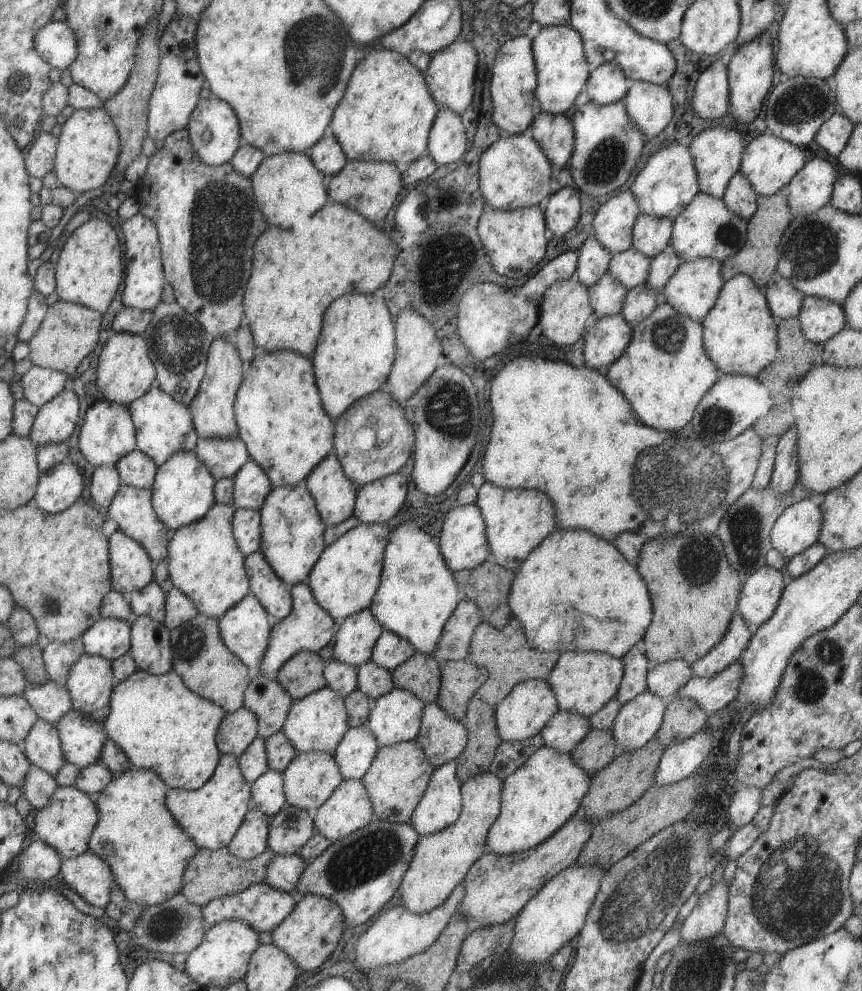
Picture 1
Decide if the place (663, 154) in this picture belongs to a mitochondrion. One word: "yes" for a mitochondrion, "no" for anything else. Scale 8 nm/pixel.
no

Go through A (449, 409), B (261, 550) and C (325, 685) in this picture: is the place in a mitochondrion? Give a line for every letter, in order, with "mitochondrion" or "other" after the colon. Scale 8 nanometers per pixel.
A: mitochondrion
B: other
C: other

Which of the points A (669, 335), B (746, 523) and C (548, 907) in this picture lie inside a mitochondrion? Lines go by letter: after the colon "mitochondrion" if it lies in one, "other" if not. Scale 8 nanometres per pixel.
A: mitochondrion
B: mitochondrion
C: other

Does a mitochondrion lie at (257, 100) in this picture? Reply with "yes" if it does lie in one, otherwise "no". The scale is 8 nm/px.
no

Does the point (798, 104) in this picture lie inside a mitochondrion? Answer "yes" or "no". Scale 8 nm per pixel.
yes

